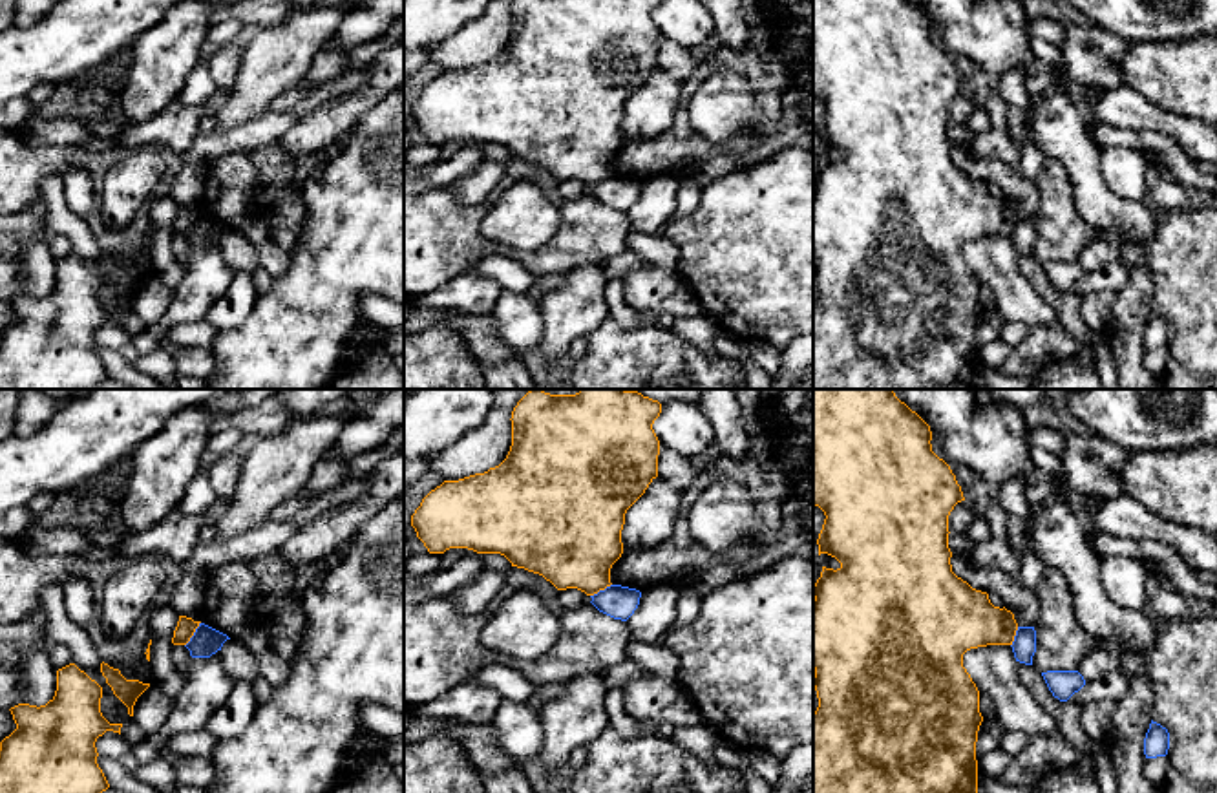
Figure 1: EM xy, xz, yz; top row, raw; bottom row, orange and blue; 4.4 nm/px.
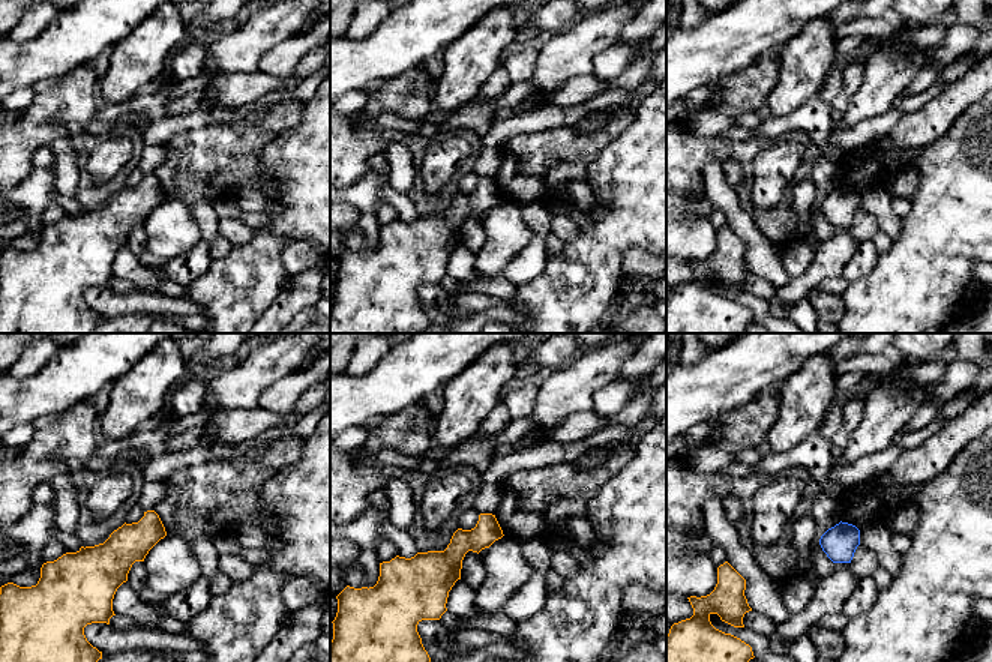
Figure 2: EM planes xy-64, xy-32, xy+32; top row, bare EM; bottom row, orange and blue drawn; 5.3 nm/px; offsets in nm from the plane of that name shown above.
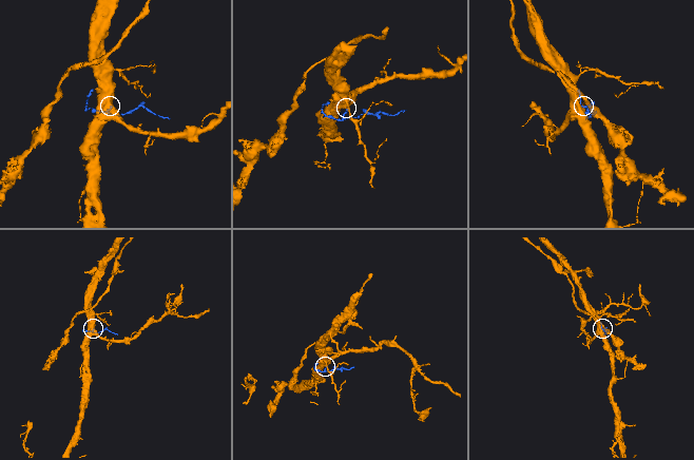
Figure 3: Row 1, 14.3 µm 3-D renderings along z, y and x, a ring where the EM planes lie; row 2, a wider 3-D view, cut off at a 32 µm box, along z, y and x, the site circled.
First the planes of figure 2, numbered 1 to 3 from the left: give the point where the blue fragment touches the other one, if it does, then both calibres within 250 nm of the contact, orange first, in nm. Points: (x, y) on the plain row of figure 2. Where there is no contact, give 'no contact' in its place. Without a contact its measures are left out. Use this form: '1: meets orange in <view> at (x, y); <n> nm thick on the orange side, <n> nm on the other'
1: no contact
2: no contact
3: no contact

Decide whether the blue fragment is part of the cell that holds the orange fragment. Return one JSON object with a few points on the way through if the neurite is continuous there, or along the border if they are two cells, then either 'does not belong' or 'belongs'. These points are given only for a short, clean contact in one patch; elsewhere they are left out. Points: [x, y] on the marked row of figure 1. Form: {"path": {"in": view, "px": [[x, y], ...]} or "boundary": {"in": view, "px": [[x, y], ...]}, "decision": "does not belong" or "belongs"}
{"boundary": {"in": "xy", "px": [[200, 622], [185, 645]]}, "decision": "does not belong"}

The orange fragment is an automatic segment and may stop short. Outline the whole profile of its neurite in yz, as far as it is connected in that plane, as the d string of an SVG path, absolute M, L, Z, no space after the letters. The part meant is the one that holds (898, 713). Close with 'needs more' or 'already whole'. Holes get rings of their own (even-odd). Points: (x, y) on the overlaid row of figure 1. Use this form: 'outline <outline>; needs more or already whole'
outline M813 389L813 506L819 506L826 515L817 545L819 555L828 554L841 563L837 570L822 566L820 577L813 585L813 687L819 698L819 707L813 713L813 793L978 793L976 742L983 716L979 713L979 691L963 667L963 654L970 649L987 645L1012 645L1018 623L1011 610L1005 607L994 607L987 592L972 588L967 581L952 572L952 552L948 548L948 515L958 502L965 501L965 497L950 466L932 451L930 440L930 426L905 402L901 402L894 389Z; already whole

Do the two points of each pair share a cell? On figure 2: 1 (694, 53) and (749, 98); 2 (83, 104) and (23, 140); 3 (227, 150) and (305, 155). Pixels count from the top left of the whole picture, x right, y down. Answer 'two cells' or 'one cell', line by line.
1: two cells
2: one cell
3: two cells

